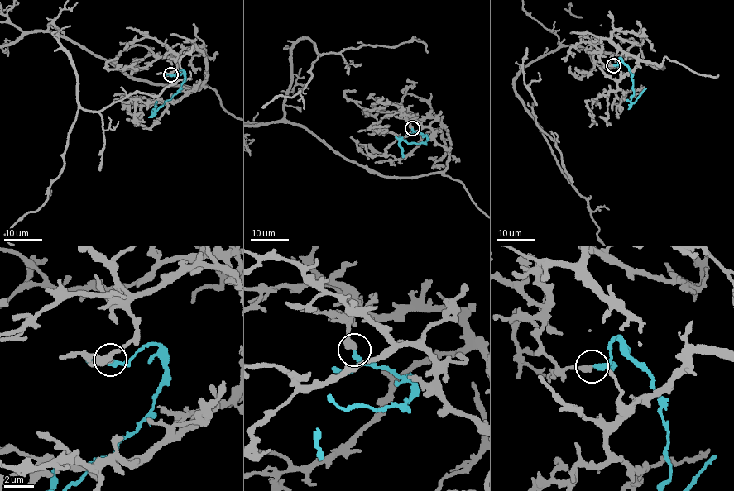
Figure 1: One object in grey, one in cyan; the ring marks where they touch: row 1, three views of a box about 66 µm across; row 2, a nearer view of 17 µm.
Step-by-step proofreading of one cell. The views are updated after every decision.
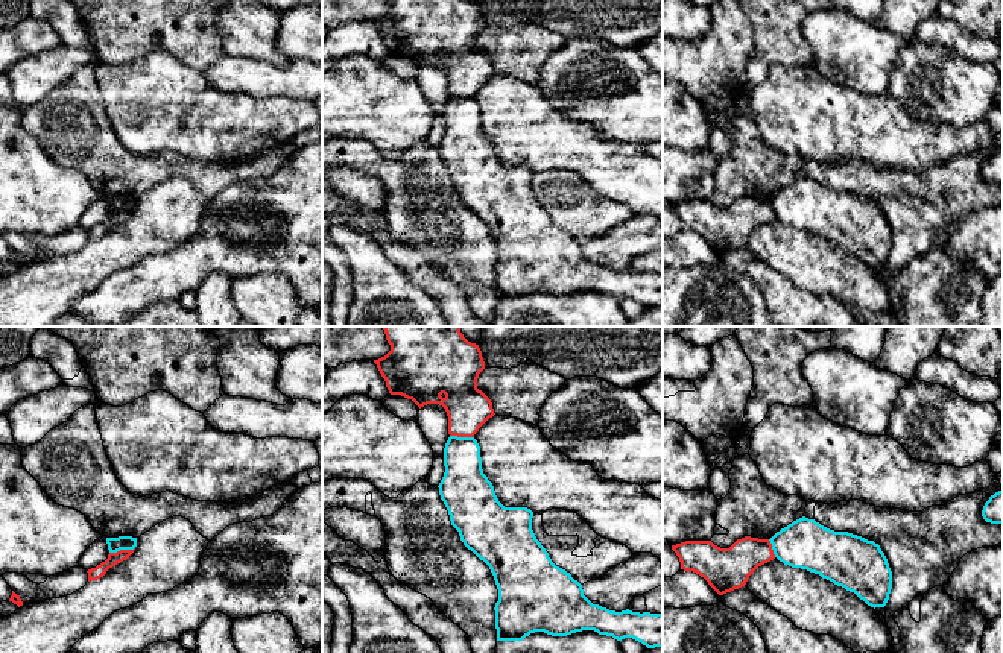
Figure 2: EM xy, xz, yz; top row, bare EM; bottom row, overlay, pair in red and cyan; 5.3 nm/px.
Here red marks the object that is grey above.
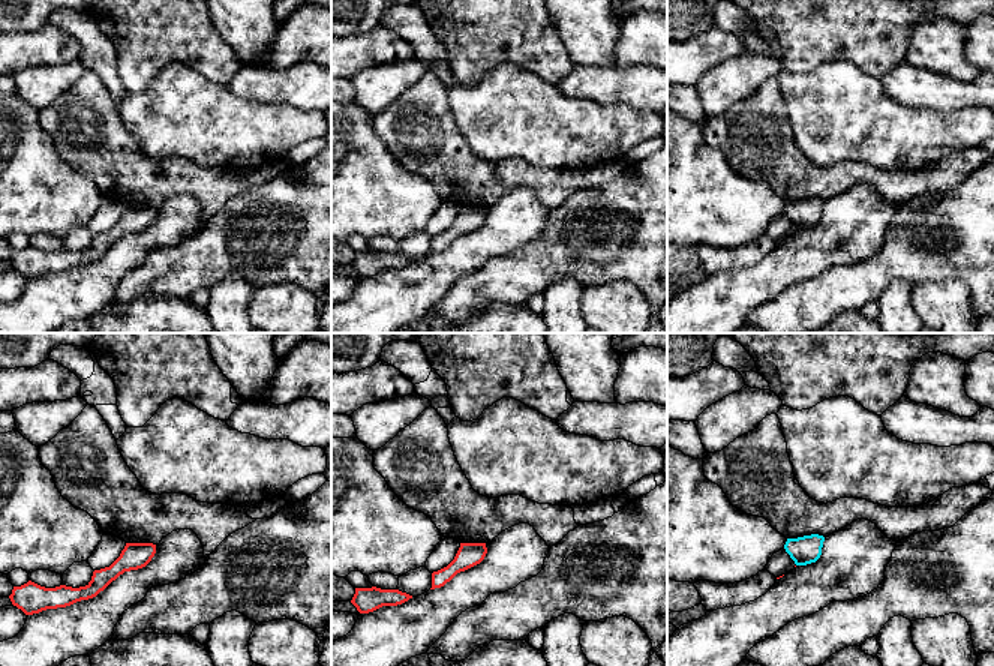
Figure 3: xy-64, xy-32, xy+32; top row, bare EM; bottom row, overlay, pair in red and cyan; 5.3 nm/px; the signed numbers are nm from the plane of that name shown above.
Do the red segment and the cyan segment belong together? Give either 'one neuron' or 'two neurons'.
two neurons

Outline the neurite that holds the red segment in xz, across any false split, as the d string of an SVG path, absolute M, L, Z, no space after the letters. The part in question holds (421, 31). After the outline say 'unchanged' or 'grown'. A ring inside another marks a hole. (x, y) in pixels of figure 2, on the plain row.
M388 0L391 11L374 20L391 55L412 59L419 68L439 64L448 76L448 94L474 97L479 88L492 77L491 59L477 49L485 21L479 5L468 0Z | unchanged

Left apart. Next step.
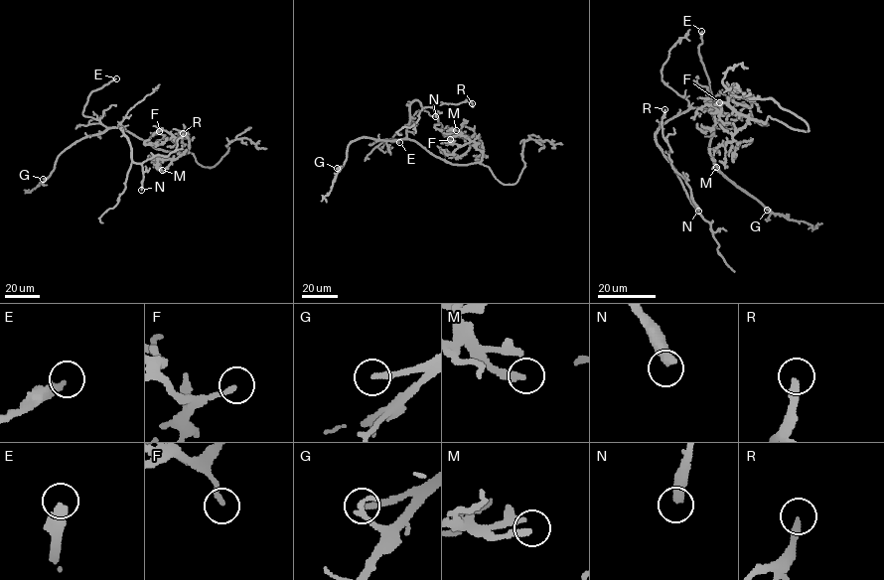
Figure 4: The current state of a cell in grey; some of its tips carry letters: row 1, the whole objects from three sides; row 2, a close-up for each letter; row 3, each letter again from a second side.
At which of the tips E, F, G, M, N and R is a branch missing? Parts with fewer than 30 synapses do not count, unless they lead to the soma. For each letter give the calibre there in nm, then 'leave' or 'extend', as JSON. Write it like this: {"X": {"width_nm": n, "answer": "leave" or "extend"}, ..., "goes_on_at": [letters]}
{"E": {"width_nm": 320, "answer": "extend"}, "F": {"width_nm": 200, "answer": "leave"}, "G": {"width_nm": 240, "answer": "extend"}, "M": {"width_nm": 240, "answer": "leave"}, "N": {"width_nm": 440, "answer": "extend"}, "R": {"width_nm": 300, "answer": "leave"}, "goes_on_at": ["E", "G", "N"]}

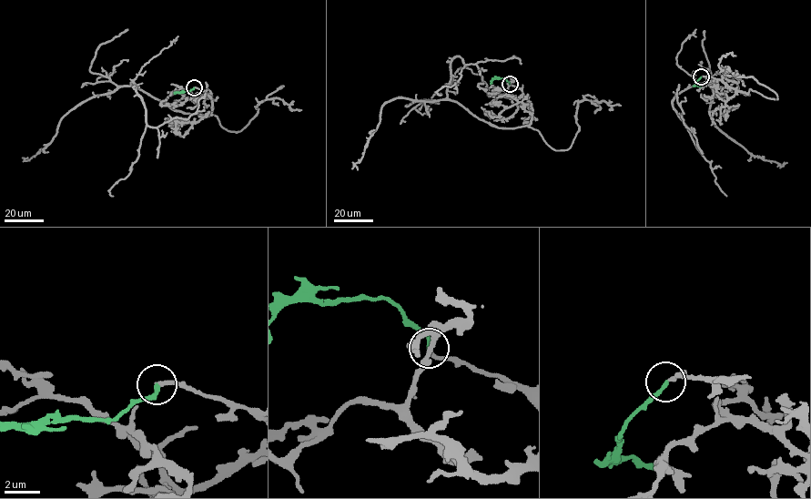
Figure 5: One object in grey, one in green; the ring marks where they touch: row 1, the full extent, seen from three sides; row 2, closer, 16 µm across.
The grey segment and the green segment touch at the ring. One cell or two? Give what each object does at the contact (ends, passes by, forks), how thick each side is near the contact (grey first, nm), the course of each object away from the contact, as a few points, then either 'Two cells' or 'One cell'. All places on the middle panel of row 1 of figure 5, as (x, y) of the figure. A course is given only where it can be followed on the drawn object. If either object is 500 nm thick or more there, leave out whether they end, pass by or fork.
At the ring grey ends. At the ring green ends. Thickness 220 nm (grey) against 240 nm. Course of grey: (510, 84), (531, 105), (529, 125), (491, 126), (449, 100), (389, 101), (363, 157), (353, 165), (358, 169). Course of green: (510, 84), (503, 78), (494, 78), (491, 84). One cell

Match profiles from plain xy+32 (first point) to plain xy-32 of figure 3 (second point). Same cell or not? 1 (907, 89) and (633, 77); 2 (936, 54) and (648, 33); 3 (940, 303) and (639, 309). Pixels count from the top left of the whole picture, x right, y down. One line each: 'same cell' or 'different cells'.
1: same cell
2: different cells
3: same cell

